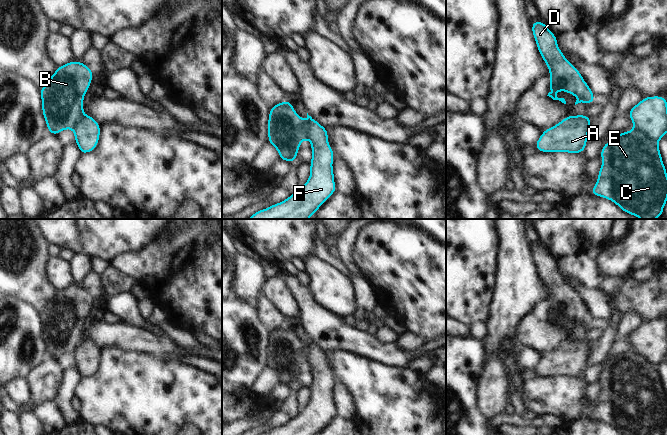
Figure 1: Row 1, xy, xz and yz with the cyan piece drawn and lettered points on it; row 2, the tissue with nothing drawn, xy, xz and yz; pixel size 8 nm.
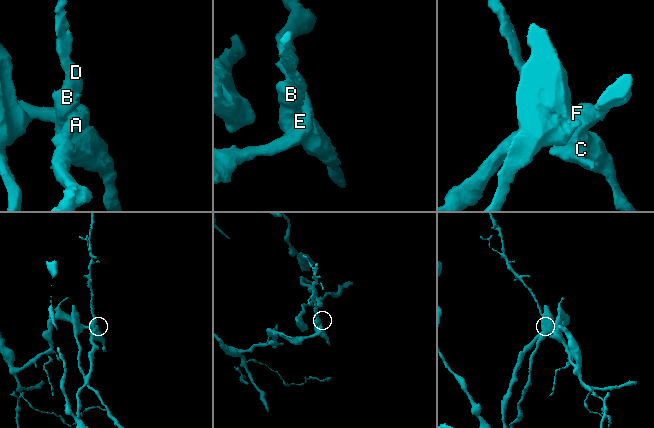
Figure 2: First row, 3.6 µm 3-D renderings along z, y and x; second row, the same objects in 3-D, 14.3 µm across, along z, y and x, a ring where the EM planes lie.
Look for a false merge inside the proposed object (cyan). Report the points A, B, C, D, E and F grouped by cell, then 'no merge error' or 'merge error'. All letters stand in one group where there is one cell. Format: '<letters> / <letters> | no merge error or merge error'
A F / B C D E | merge error

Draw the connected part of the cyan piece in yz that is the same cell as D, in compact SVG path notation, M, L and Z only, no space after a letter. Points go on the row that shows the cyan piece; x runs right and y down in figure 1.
M534 20L534 23L531 24L531 30L539 54L548 66L549 75L551 76L549 79L549 89L552 91L549 92L547 96L551 97L553 100L559 100L566 104L565 99L558 98L555 93L556 91L566 91L567 93L577 97L575 105L581 102L586 103L587 105L593 103L596 98L593 95L590 86L585 82L579 70L565 58L561 49L557 45L557 36L548 29L548 26L544 22L539 22L537 20Z

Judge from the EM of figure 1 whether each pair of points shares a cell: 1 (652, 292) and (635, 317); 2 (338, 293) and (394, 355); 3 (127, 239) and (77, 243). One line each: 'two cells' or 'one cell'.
1: two cells
2: two cells
3: one cell

